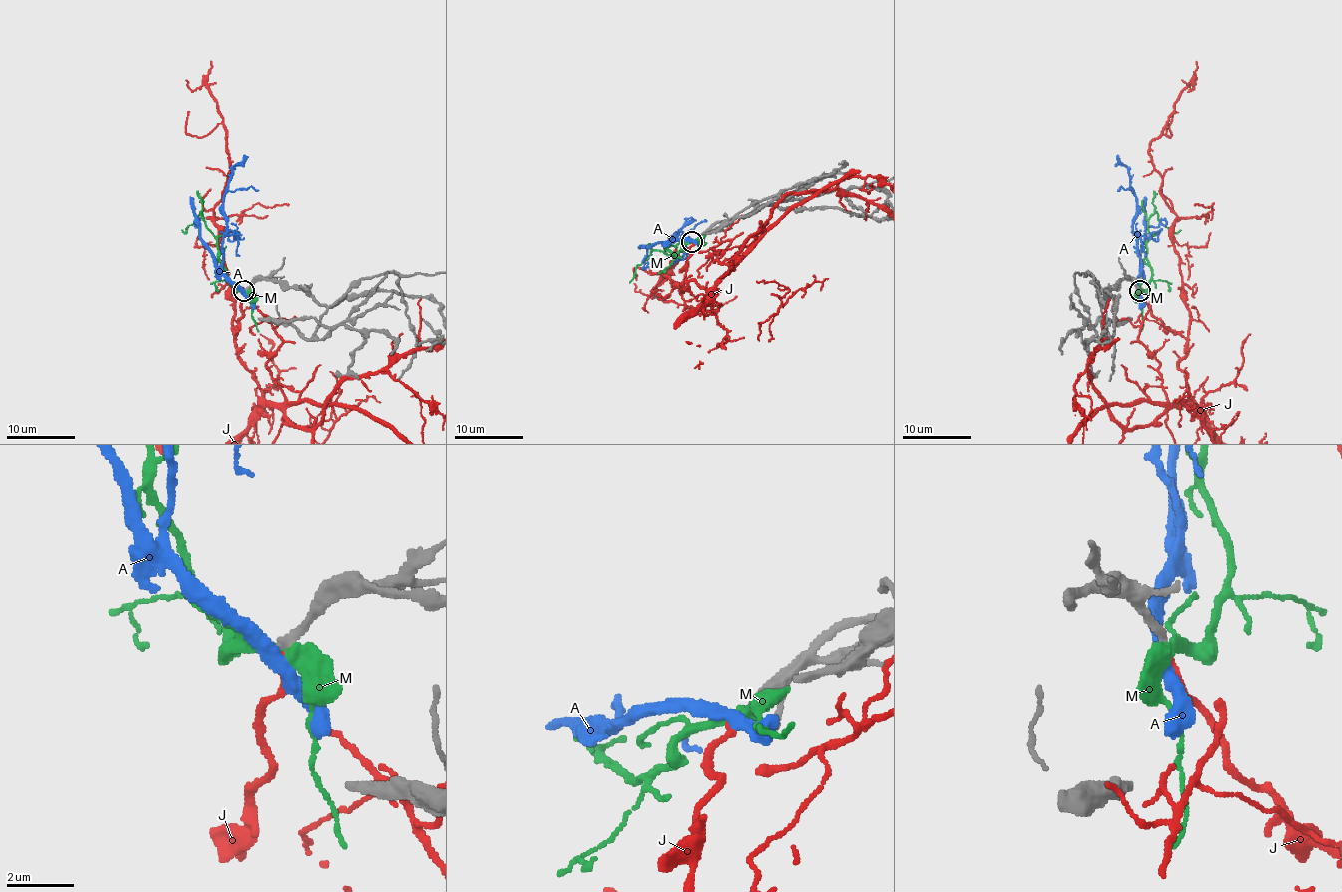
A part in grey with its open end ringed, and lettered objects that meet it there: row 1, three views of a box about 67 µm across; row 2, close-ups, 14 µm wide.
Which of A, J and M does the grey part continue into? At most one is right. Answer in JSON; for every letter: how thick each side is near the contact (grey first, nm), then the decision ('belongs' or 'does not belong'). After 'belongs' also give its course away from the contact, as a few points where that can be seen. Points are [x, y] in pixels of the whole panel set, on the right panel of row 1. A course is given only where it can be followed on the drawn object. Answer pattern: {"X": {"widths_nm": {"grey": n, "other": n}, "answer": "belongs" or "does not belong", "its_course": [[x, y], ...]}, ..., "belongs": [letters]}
{"A": {"widths_nm": {"grey": 220, "other": 360}, "answer": "does not belong"}, "J": {"widths_nm": {"grey": 240, "other": 130}, "answer": "does not belong"}, "M": {"widths_nm": {"grey": 260, "other": 380}, "answer": "does not belong"}, "belongs": []}

